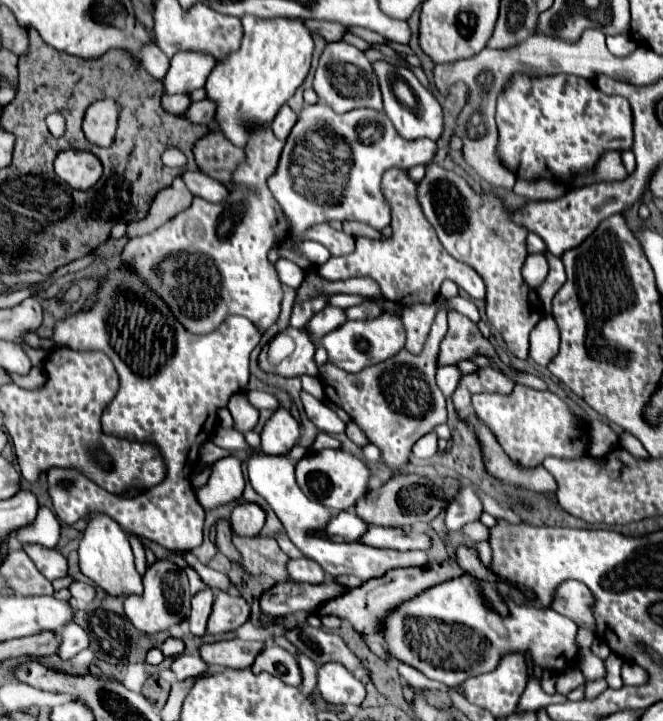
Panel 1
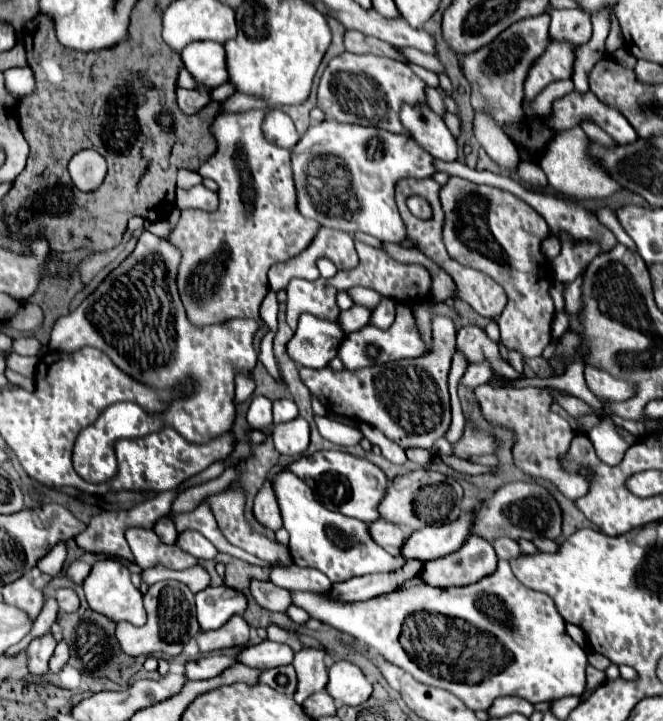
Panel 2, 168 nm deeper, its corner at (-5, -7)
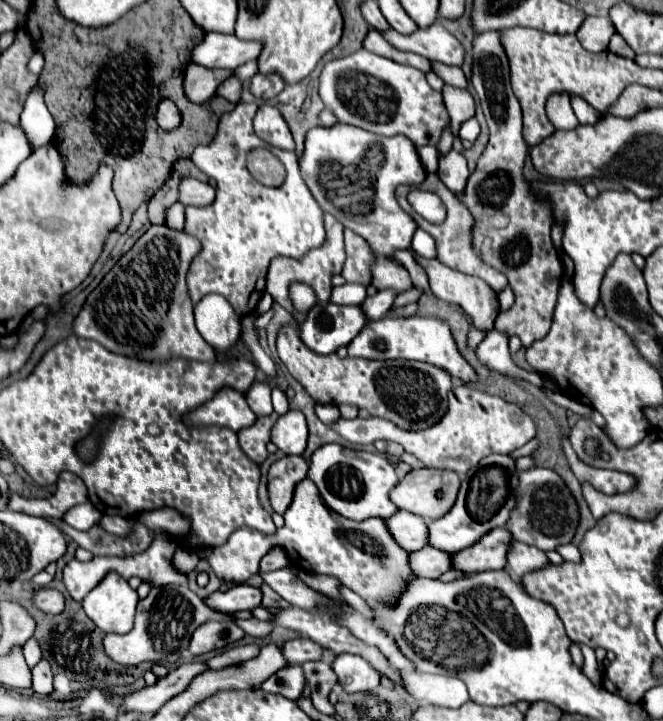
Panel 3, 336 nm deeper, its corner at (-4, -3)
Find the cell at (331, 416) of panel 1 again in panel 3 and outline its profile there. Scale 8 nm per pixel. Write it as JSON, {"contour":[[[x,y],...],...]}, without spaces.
{"contour":[[[454,385],[454,389],[448,395],[448,401],[450,405],[442,421],[424,431],[404,431],[380,417],[370,419],[340,417],[338,421],[330,423],[330,427],[334,427],[334,431],[340,433],[350,443],[368,445],[374,443],[376,439],[396,441],[408,453],[414,453],[420,461],[424,461],[424,465],[436,469],[450,469],[456,471],[460,477],[472,469],[477,469],[481,460],[493,453],[509,456],[510,451],[526,445],[536,433],[534,421],[518,405],[508,403],[502,397],[494,397],[478,389],[470,389],[466,385]]]}

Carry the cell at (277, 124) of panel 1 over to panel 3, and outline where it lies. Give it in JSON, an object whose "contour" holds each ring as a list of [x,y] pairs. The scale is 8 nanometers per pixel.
{"contour":[[[266,103],[260,105],[260,109],[254,117],[254,131],[262,141],[270,143],[272,147],[294,151],[292,133],[288,131],[286,121],[284,121],[282,113],[276,111],[276,107],[266,105]]]}

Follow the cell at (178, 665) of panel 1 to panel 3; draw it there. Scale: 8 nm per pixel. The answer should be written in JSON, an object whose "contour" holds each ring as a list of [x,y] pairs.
{"contour":[[[240,645],[240,647],[232,647],[212,659],[208,659],[204,665],[212,671],[218,671],[218,669],[224,669],[228,665],[236,665],[236,663],[242,663],[242,661],[248,661],[252,657],[258,655],[258,647],[256,645]]]}

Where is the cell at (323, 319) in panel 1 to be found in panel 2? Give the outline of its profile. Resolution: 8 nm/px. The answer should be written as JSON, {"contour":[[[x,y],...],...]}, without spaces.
{"contour":[[[353,305],[351,309],[341,311],[339,319],[341,319],[341,325],[345,327],[345,333],[353,333],[353,331],[357,331],[369,323],[371,309],[363,307],[363,305]]]}

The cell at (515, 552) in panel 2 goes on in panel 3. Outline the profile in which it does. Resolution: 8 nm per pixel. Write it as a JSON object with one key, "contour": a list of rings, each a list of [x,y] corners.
{"contour":[[[512,541],[512,551],[508,551],[508,565],[506,567],[514,577],[520,579],[524,573],[536,571],[536,569],[544,567],[546,563],[548,563],[548,559],[546,559],[544,551],[524,545],[520,541]]]}

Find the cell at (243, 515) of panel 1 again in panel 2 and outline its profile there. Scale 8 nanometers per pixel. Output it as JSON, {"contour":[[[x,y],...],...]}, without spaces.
{"contour":[[[275,465],[275,467],[269,471],[263,487],[259,489],[259,493],[257,493],[257,497],[255,497],[255,507],[253,507],[255,517],[257,517],[265,527],[269,527],[269,529],[273,529],[273,531],[281,529],[281,525],[283,525],[283,521],[281,521],[281,511],[279,511],[279,503],[277,503],[277,495],[275,495],[273,485],[271,485],[271,483],[273,483],[273,477],[275,477],[277,473],[281,473],[281,471],[285,471],[283,465]]]}

